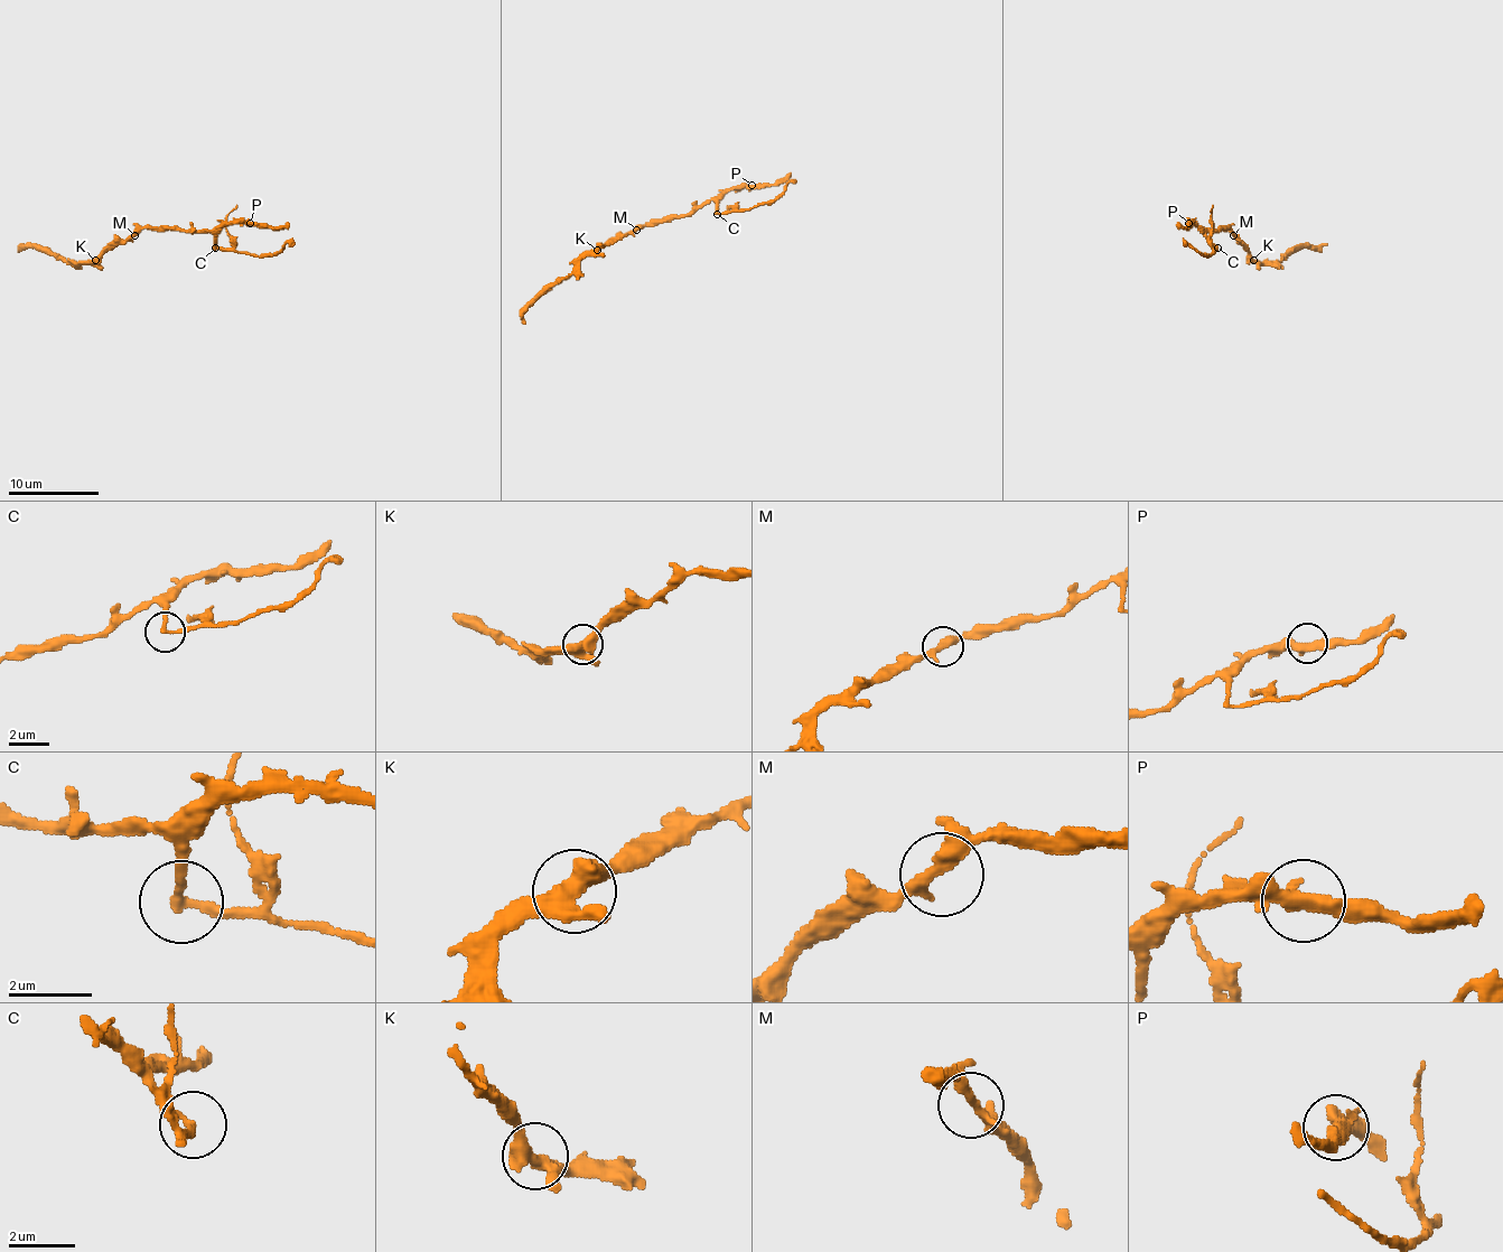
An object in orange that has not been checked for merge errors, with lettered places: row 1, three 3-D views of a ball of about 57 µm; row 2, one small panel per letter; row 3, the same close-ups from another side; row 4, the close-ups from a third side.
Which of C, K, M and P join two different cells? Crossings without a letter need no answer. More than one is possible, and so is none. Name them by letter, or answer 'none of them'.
C

